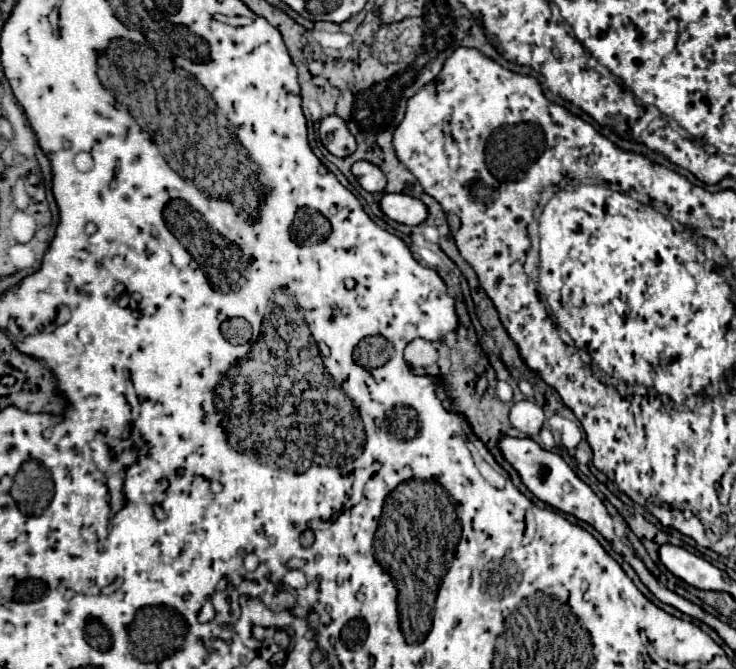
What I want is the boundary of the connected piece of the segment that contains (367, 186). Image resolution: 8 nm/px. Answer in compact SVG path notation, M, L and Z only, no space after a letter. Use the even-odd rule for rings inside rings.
M356 162L352 166L352 174L360 182L360 186L368 192L382 192L386 188L384 172L378 166L374 166L372 162Z

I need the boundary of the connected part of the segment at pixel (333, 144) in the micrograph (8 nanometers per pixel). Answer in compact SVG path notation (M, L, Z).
M326 116L322 120L320 140L334 156L350 156L356 150L356 140L340 116Z

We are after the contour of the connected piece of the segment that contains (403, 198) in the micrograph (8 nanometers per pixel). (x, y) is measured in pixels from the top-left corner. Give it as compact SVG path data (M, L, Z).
M384 194L380 208L388 218L406 226L418 226L428 218L428 208L424 202L406 194Z

